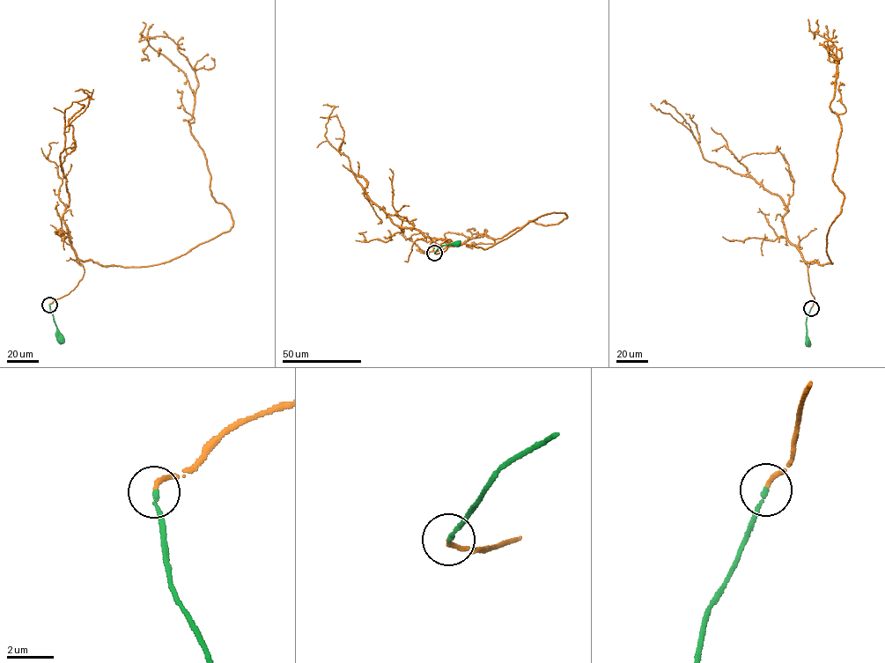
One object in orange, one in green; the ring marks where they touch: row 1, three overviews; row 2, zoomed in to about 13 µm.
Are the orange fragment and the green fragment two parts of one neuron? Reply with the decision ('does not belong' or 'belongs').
belongs

